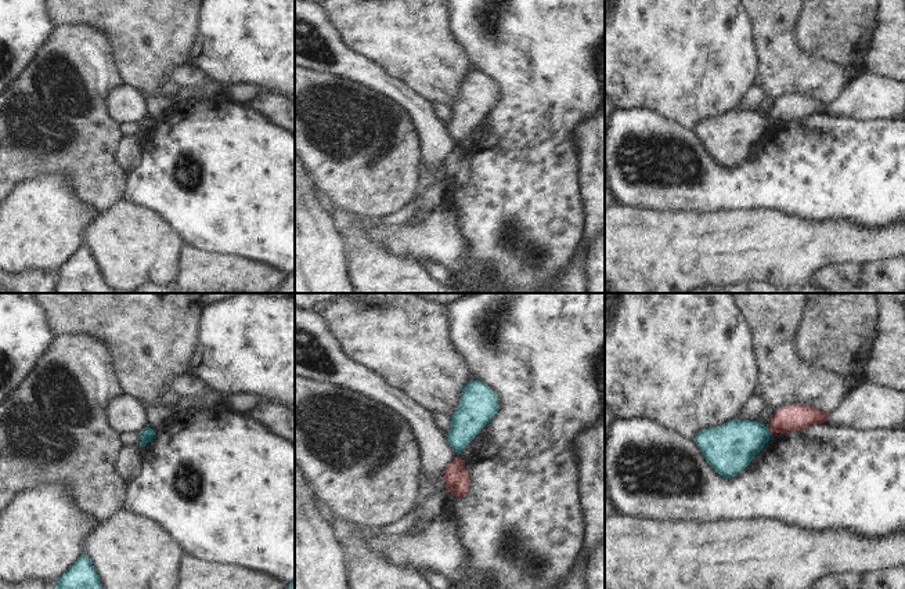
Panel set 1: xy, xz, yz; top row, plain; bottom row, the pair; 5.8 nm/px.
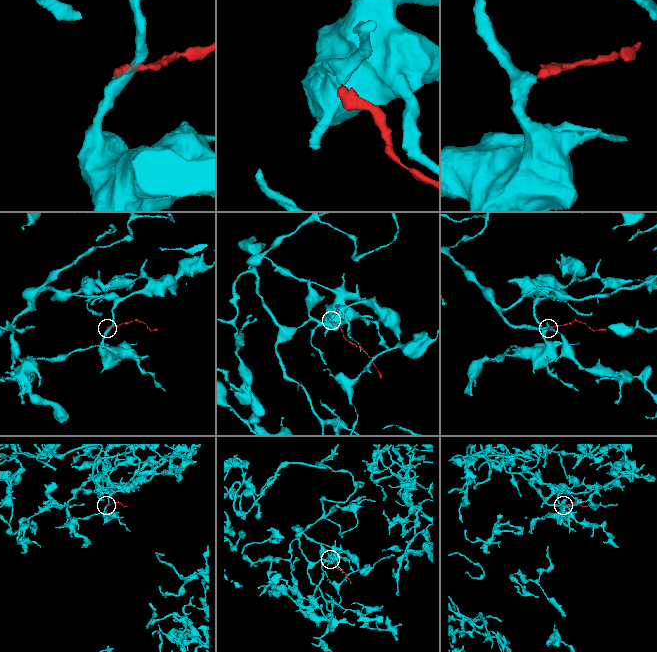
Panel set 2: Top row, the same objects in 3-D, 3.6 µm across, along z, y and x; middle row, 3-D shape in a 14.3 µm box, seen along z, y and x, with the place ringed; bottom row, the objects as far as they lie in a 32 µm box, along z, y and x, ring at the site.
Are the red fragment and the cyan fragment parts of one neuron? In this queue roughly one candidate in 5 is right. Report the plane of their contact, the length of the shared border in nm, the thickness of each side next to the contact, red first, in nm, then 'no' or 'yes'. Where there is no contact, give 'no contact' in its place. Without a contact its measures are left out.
yz | 50 nm | 160/280 nm | no

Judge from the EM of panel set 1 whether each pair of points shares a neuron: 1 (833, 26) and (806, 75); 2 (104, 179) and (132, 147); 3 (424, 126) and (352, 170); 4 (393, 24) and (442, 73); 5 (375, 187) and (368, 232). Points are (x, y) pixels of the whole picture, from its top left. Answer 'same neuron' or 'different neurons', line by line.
1: different neurons
2: different neurons
3: different neurons
4: same neuron
5: different neurons

